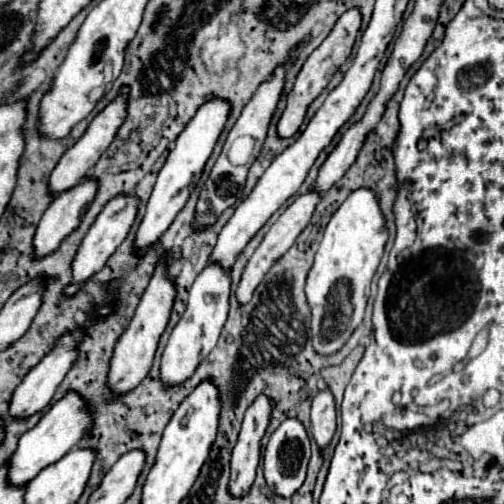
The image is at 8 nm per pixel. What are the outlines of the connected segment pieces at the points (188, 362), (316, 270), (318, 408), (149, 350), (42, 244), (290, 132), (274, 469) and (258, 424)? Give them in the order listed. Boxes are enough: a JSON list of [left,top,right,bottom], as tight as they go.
[[160,264,230,386],[304,188,388,354],[312,388,336,454],[108,260,176,394],[34,178,98,258],[278,8,360,138],[264,418,310,498],[228,396,274,498]]

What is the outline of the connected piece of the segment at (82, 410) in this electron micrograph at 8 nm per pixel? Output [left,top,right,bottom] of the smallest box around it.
[6,392,92,486]

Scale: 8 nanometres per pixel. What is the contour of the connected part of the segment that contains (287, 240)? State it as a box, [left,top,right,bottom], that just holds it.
[236,190,320,306]

